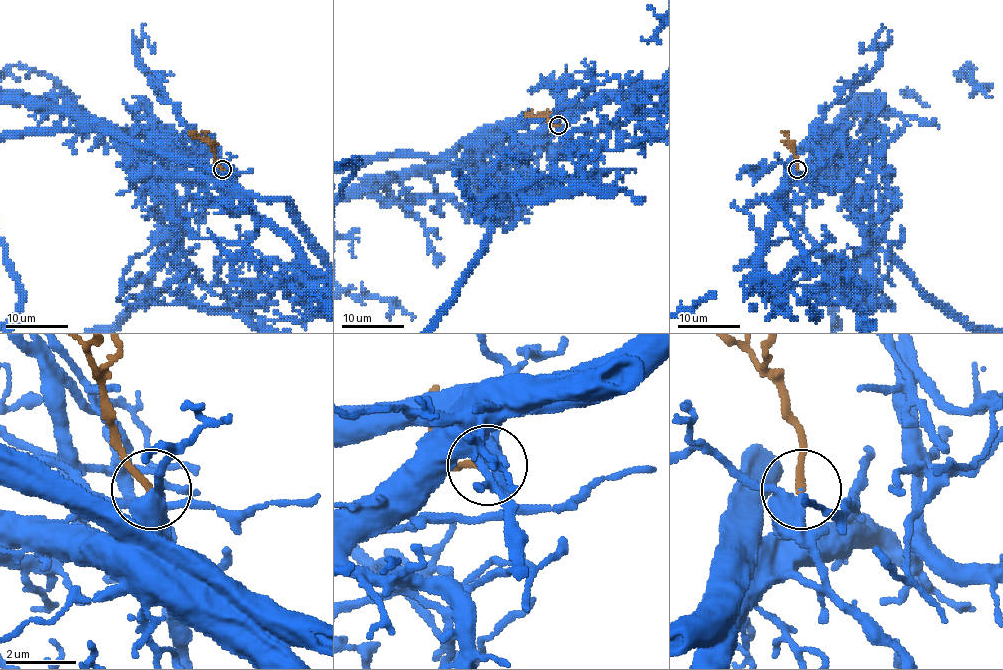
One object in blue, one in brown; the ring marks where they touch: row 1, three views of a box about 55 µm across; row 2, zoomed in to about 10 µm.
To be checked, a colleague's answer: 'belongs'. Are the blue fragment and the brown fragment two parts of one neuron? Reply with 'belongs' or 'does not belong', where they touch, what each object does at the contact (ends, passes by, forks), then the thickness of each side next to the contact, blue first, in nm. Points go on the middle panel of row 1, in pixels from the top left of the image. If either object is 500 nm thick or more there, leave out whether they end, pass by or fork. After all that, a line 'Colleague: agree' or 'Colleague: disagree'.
belongs; at (558, 125); blue passes by; brown ends there; 320 nm thick on the blue side, 200 nm on the other
Colleague: agree

